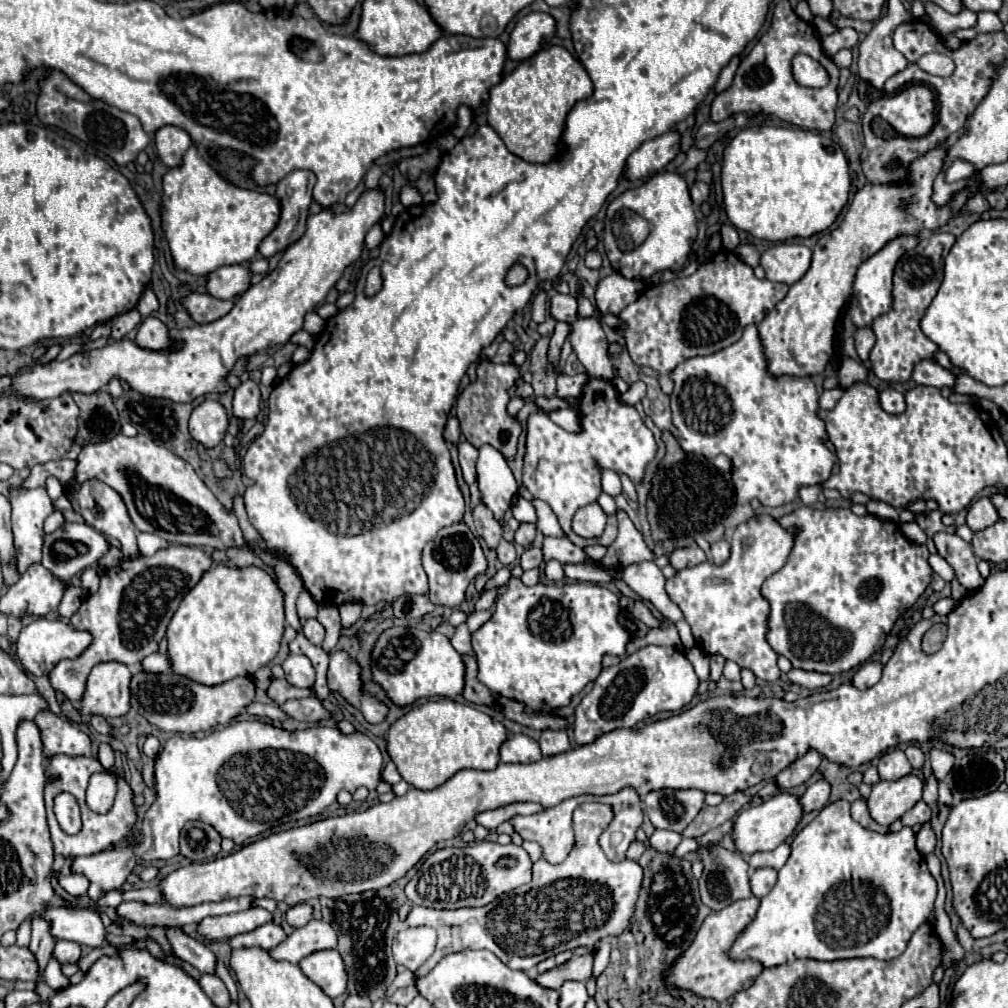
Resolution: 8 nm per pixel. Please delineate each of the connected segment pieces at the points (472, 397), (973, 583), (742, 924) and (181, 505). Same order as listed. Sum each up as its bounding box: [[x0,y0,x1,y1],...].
[[455,359,523,461],[933,533,985,591],[665,897,763,1001],[73,433,247,551]]

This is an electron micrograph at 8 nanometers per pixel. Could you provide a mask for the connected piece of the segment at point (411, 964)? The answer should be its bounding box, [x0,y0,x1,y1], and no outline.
[393,927,437,971]

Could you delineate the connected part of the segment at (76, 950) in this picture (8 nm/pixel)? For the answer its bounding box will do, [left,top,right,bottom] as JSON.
[53,941,81,965]

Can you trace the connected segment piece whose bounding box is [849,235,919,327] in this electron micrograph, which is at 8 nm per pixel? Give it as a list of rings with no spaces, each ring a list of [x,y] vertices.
[[[897,237],[893,241],[889,241],[881,251],[877,251],[873,257],[869,257],[865,263],[859,265],[857,275],[855,275],[855,283],[853,283],[853,299],[849,305],[851,311],[851,321],[855,327],[869,327],[881,313],[889,311],[891,301],[891,277],[893,277],[893,269],[895,263],[899,261],[899,257],[907,251],[913,249],[919,243],[919,237]]]

